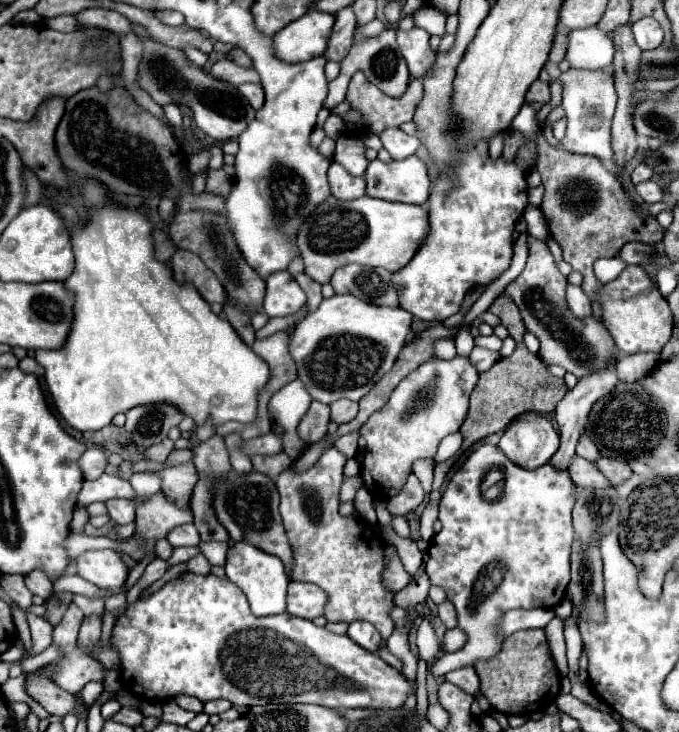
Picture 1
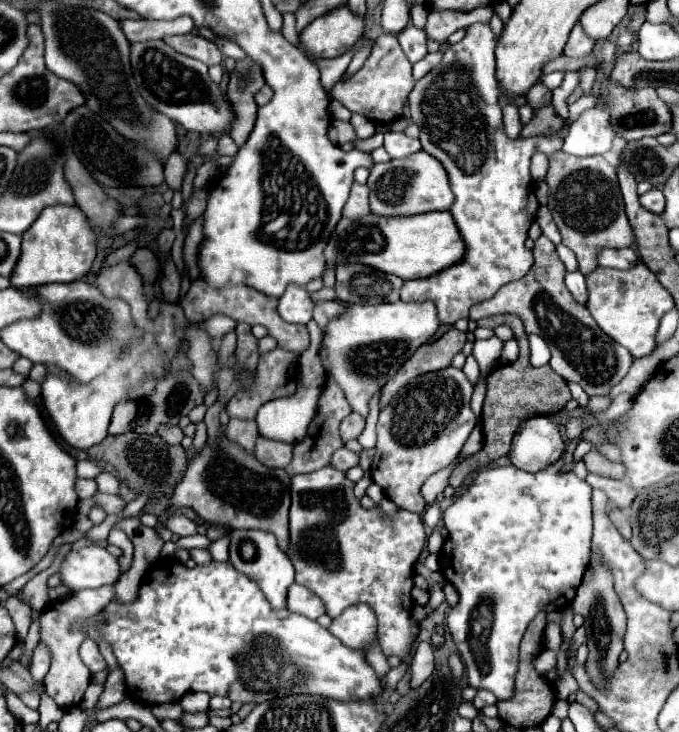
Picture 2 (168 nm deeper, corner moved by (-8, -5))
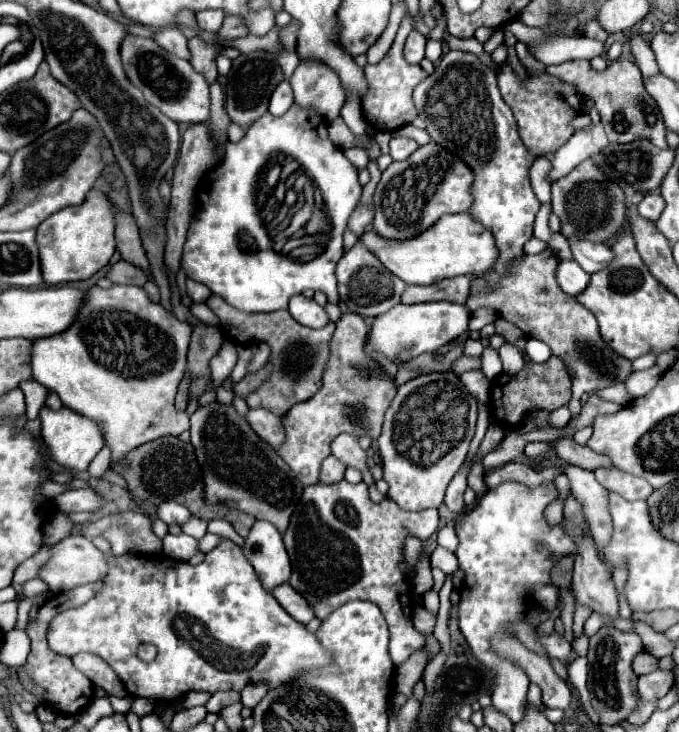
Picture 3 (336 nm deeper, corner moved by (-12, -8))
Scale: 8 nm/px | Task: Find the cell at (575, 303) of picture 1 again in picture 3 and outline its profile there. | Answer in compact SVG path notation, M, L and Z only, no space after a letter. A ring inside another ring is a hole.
M560 260L556 270L556 282L562 292L578 296L588 286L590 274L586 274L576 260Z

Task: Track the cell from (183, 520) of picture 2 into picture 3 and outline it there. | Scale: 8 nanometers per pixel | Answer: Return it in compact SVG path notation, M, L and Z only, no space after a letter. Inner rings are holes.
M162 502L158 506L158 518L164 520L166 524L184 524L184 520L188 520L188 516L190 516L190 512L182 504Z

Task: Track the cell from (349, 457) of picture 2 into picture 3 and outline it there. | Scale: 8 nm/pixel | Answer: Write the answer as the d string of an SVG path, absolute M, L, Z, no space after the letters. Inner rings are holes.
M328 456L324 462L322 462L322 468L320 468L320 482L322 484L334 484L334 482L340 482L344 478L344 464L340 464L340 460L336 460L334 456Z

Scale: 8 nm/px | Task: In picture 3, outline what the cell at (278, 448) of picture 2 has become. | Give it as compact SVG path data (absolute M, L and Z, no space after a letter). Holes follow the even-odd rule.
M250 408L246 414L248 424L254 428L254 432L262 438L268 440L268 444L272 444L274 448L278 448L284 442L284 428L282 428L282 420L272 414L266 408Z

